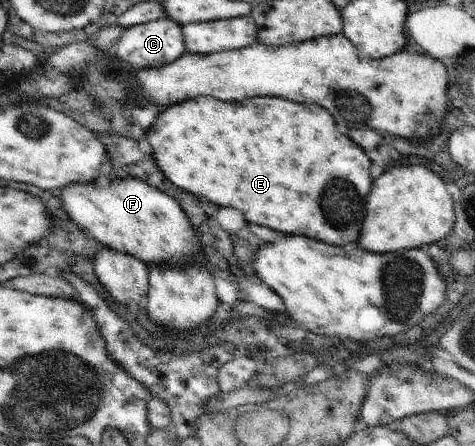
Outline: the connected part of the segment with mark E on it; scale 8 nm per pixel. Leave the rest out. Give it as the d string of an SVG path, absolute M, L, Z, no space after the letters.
M198 96L198 99L194 98L181 104L171 105L160 112L147 133L147 140L153 149L153 159L170 182L183 190L190 191L192 195L202 195L202 197L210 199L212 203L216 203L220 207L230 205L230 207L238 209L250 223L266 225L266 227L285 235L306 236L337 246L354 245L360 235L368 194L373 184L371 178L373 163L370 162L370 154L366 153L357 143L354 143L350 137L342 135L336 129L332 115L317 103L298 105L294 101L278 99L278 97L254 97L254 99L244 99L244 101L238 101L238 103L224 103L224 101L218 101L218 99L212 99L212 97Z

